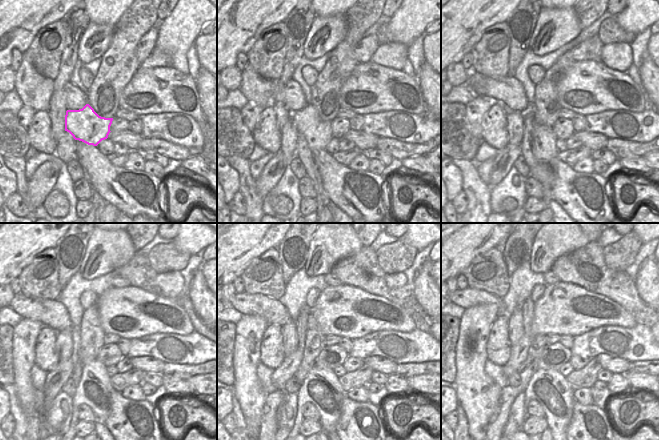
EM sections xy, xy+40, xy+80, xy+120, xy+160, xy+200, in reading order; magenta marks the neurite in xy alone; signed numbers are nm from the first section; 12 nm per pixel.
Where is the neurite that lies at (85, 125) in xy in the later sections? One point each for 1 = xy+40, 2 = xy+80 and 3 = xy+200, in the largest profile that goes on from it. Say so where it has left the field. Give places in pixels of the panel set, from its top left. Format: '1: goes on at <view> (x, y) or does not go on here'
1: goes on at xy+40 (317, 133)
2: goes on at xy+80 (544, 140)
3: goes on at xy+200 (550, 388)

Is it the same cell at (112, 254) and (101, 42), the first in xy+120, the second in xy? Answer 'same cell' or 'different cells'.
same cell

